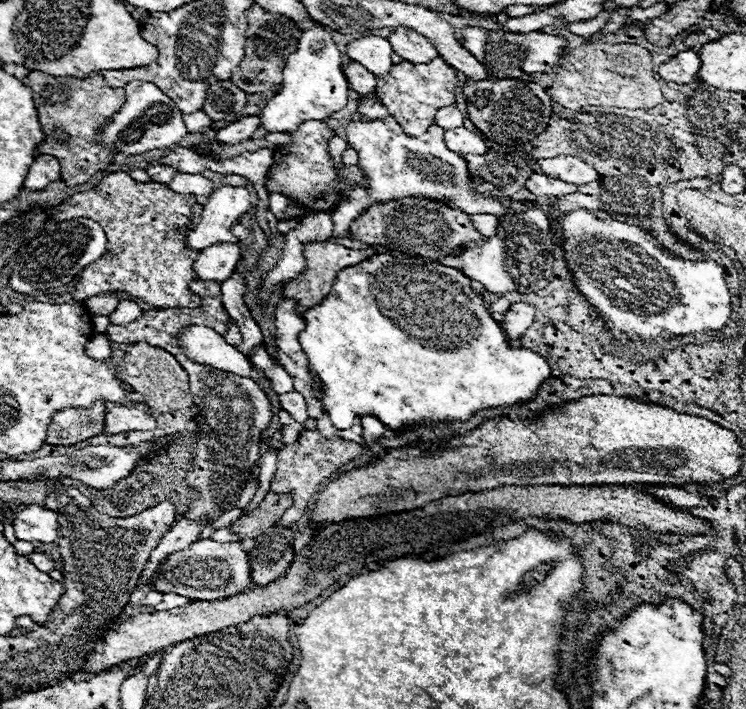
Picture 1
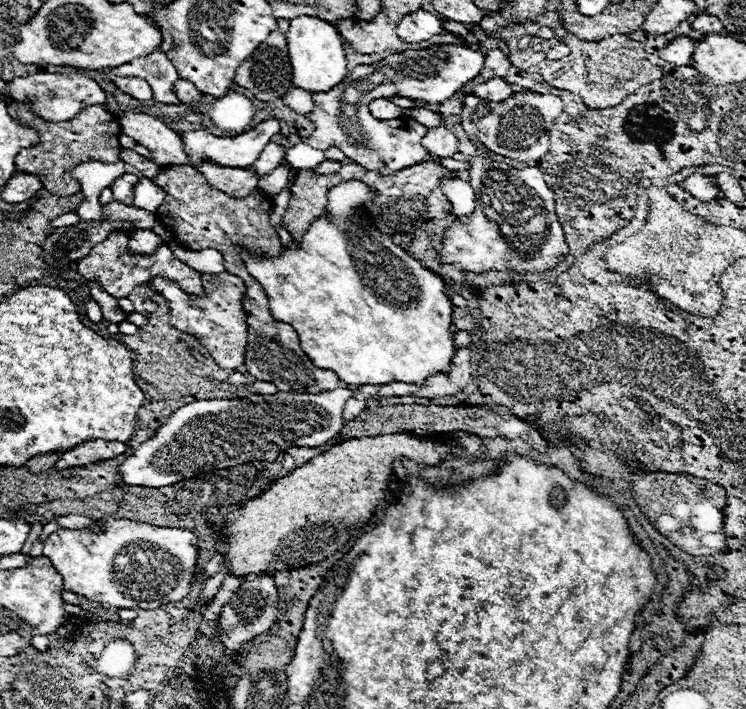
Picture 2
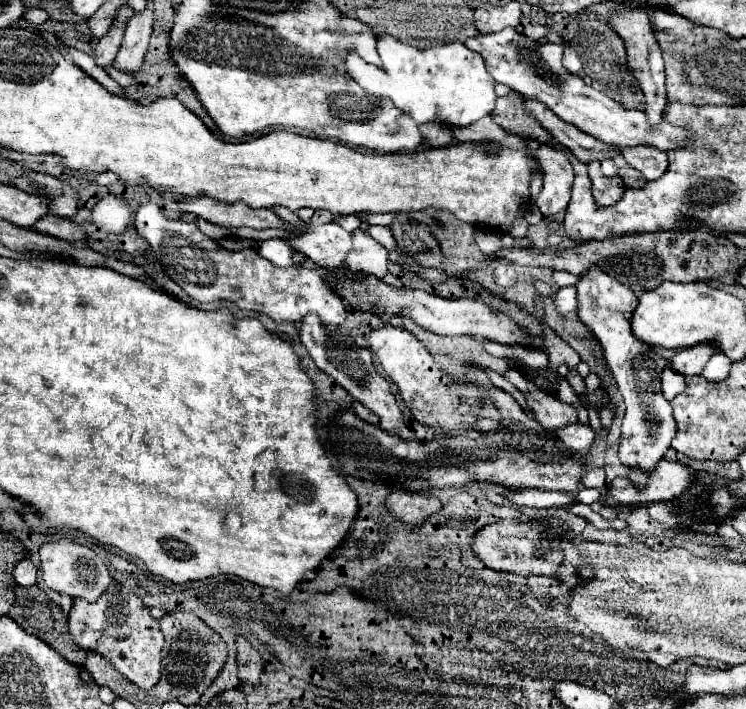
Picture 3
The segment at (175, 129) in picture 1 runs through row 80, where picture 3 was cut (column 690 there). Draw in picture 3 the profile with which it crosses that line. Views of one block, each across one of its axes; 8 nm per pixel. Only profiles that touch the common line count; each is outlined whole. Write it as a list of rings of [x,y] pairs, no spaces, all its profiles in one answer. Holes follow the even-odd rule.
[[[504,28],[498,34],[478,34],[476,38],[470,38],[466,46],[482,54],[486,70],[490,70],[490,76],[496,82],[506,84],[508,88],[526,98],[534,98],[546,104],[554,114],[558,114],[558,118],[578,126],[578,130],[606,144],[618,148],[644,144],[662,152],[670,152],[674,148],[686,148],[686,144],[692,140],[692,134],[688,130],[672,126],[668,122],[662,122],[660,126],[650,126],[644,112],[624,108],[620,102],[614,102],[606,94],[594,90],[592,86],[586,86],[582,78],[566,72],[562,66],[562,46],[558,44],[542,46],[538,42],[532,42],[524,34],[518,34],[514,28]]]

